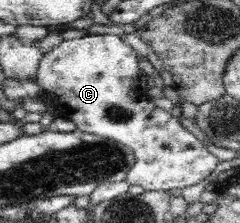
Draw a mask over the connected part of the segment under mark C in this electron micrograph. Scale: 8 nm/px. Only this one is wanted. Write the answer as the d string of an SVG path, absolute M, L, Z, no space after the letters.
M85 34L81 39L63 41L42 55L36 77L42 89L50 96L58 117L72 121L78 131L120 142L133 151L136 160L127 172L127 183L141 185L145 191L168 191L195 185L219 165L219 159L207 151L201 139L183 127L179 118L157 108L149 97L137 90L133 82L140 71L140 60L137 57L139 55L136 51L124 43L119 35Z

